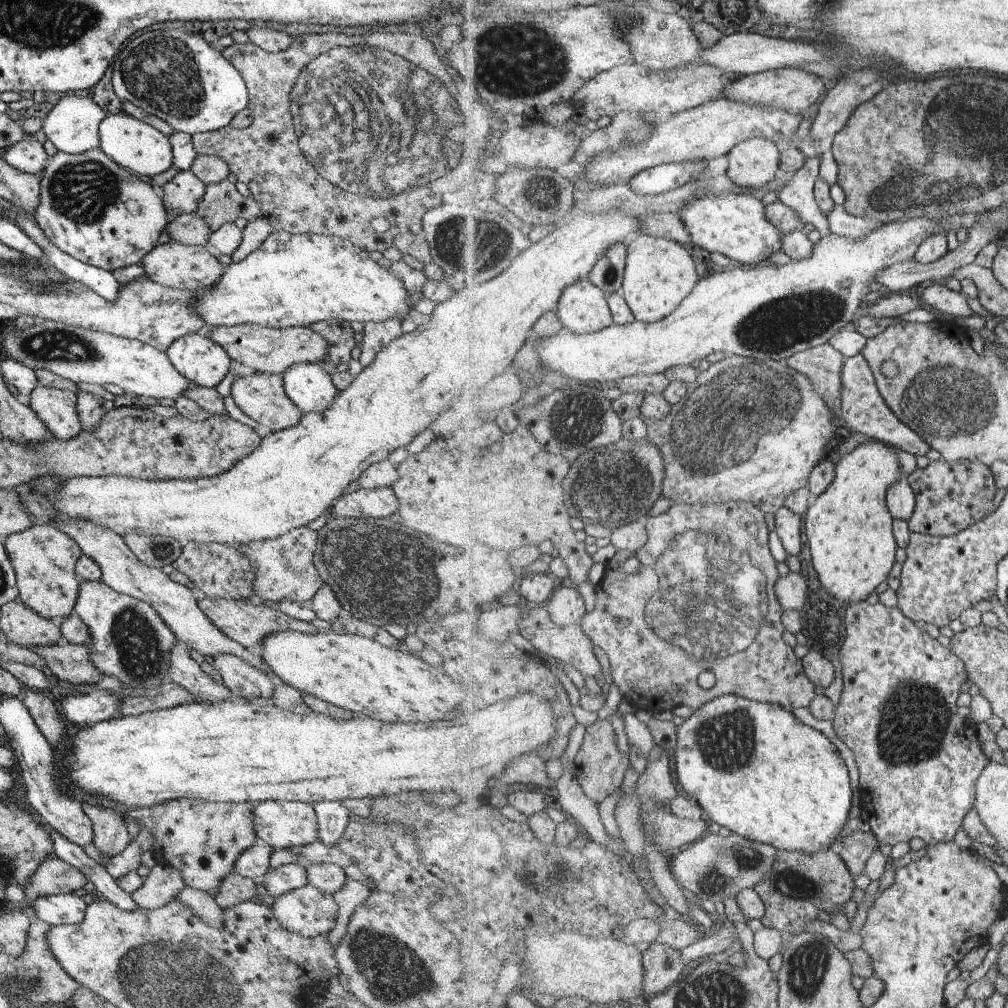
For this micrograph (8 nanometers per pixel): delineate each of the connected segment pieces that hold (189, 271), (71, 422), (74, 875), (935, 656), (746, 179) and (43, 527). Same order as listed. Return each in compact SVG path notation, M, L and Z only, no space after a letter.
M169 241L156 246L142 258L142 267L149 281L171 289L197 291L216 285L224 274L224 266L219 264L215 254L201 245L183 245Z
M37 385L25 401L55 439L71 440L81 431L75 393Z
M57 858L44 859L36 872L31 876L29 884L23 890L25 897L20 903L5 902L3 906L20 909L22 906L30 906L35 898L47 896L47 894L82 893L82 887L87 878L77 870Z
M853 602L848 604L845 613L846 638L840 650L840 663L842 670L842 681L844 684L841 694L841 706L837 710L837 720L835 718L835 730L839 732L841 740L853 752L858 772L860 773L860 787L865 790L869 800L873 805L873 814L876 818L873 832L881 845L888 844L894 846L899 842L907 842L913 838L922 839L927 845L939 844L939 842L953 842L955 834L959 832L965 821L965 816L973 809L975 796L977 795L977 780L980 780L983 768L987 769L985 754L981 746L975 742L977 736L969 736L973 732L973 725L966 717L957 714L957 700L961 696L961 686L969 679L967 668L952 652L951 648L945 648L939 640L935 640L929 632L919 628L915 621L909 619L898 607L887 608L885 604L869 604L869 602Z
M762 137L741 142L728 155L726 174L740 188L747 188L751 193L763 190L775 180L780 169L780 147L773 140Z
M35 522L29 529L2 538L7 560L15 572L18 600L39 616L58 622L74 611L79 590L75 564L82 554L79 546L49 522Z

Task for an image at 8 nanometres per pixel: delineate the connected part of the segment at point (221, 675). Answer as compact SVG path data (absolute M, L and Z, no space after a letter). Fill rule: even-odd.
M219 654L219 656L213 656L211 659L219 681L230 691L231 696L251 702L255 702L257 699L264 702L269 701L275 688L272 682L273 677L250 666L245 660L241 660L237 656L231 656L231 654Z

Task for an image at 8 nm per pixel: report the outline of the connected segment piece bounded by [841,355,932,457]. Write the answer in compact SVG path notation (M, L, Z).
M862 355L847 359L845 362L841 412L841 425L849 431L865 434L867 437L909 452L917 457L925 456L932 448L928 441L925 441L915 430L908 428L887 406L887 402L879 391L875 374Z

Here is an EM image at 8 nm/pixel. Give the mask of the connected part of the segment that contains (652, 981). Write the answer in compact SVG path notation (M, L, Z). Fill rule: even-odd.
M661 945L650 946L643 953L642 962L645 970L642 996L668 990L681 979L686 966L679 951Z

